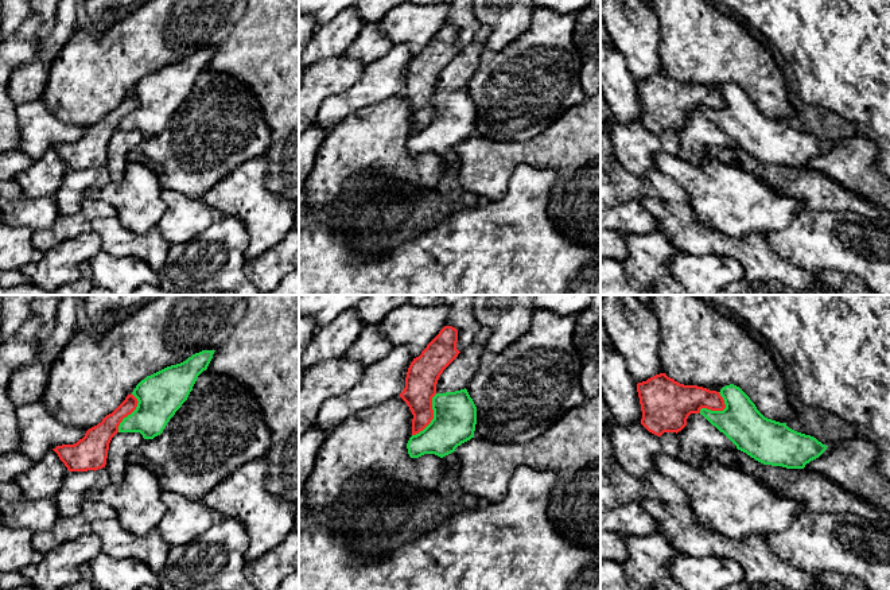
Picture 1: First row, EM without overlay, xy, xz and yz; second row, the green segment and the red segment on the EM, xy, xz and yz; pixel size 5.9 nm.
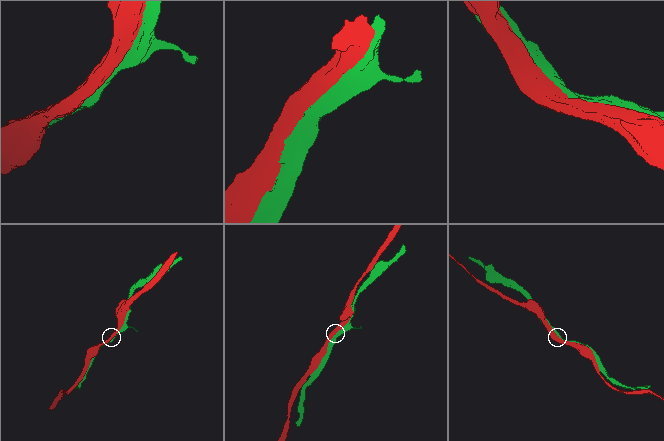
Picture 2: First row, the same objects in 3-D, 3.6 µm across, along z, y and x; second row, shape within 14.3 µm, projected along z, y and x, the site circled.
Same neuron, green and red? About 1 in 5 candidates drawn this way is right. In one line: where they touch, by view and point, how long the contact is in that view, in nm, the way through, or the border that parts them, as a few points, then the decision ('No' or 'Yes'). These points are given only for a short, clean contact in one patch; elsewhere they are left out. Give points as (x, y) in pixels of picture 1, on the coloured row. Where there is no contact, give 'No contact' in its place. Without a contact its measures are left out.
Touches green at xz (434, 416). Shared border 300 nm. No

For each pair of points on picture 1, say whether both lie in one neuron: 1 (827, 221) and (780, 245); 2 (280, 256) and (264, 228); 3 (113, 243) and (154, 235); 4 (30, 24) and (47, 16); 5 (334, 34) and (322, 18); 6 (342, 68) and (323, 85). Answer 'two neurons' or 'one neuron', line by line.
1: one neuron
2: two neurons
3: one neuron
4: two neurons
5: two neurons
6: one neuron

